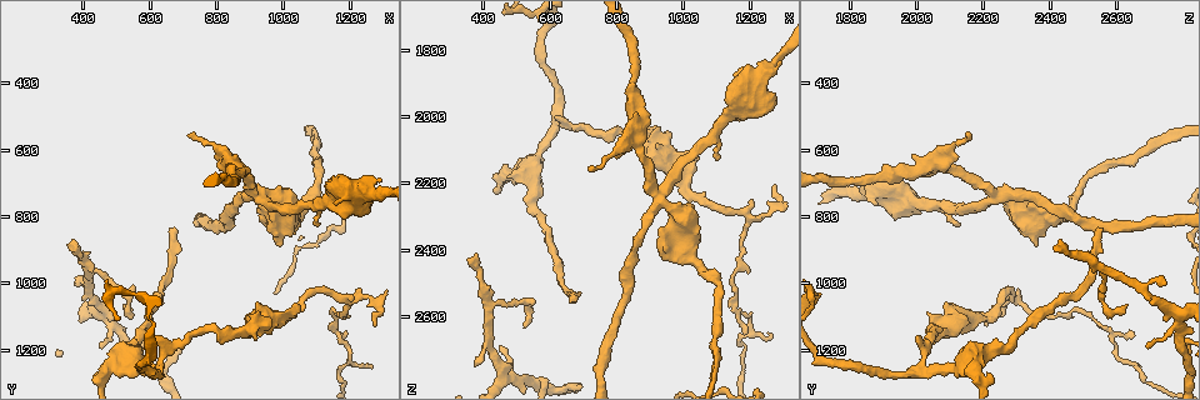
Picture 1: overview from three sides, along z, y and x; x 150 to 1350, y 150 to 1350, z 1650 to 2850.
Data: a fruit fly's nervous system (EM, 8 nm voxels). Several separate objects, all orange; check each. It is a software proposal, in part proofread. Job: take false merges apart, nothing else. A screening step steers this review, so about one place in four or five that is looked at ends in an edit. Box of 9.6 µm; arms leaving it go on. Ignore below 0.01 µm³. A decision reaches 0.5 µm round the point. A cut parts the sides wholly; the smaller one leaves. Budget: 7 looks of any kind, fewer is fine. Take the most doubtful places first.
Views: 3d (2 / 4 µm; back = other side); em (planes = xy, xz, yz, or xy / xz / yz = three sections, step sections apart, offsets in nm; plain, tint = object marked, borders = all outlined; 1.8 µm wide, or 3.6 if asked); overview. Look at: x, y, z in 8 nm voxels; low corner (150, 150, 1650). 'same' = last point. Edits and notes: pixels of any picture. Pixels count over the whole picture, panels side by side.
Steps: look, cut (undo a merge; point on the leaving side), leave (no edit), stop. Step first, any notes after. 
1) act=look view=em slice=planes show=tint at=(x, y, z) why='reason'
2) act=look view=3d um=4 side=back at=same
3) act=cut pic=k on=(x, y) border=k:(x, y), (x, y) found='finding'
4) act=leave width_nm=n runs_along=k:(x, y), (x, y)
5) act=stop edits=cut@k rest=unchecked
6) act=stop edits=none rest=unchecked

act=look view=em slice=xy step=4 show=tint at=(940, 750, 2220) why='thick turns thin'

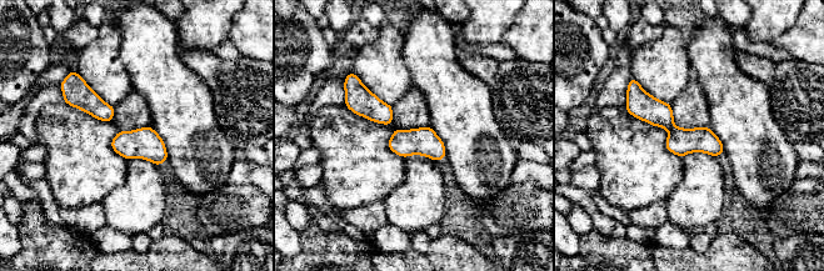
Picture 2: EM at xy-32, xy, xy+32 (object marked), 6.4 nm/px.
act=cut pic=2 on=(642, 105) border=2:(673, 125), (668, 129) found='a second neuron is stuck on'

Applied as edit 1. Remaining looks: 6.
act=look view=overview why='see it whole again'

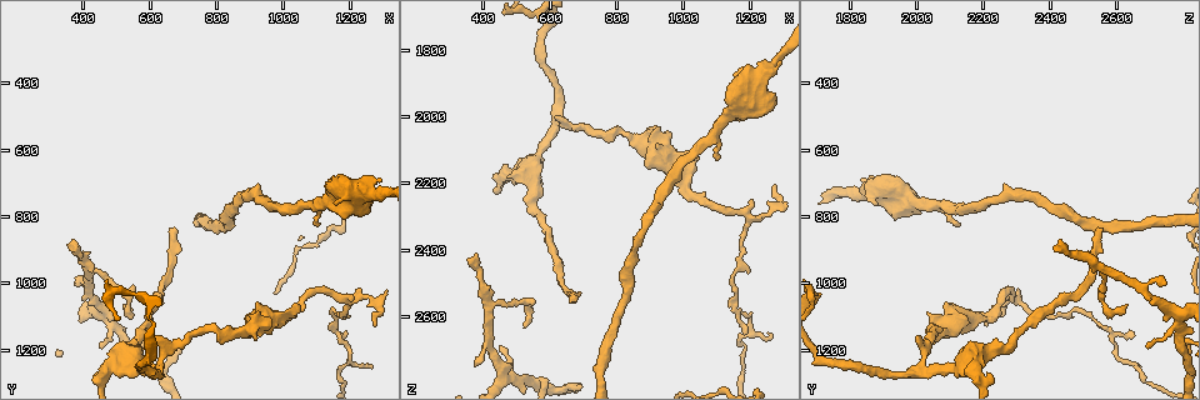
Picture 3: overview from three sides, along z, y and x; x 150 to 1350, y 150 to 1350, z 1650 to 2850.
act=look view=em slice=planes show=plain at=(900, 1150, 2080) why='branch point'

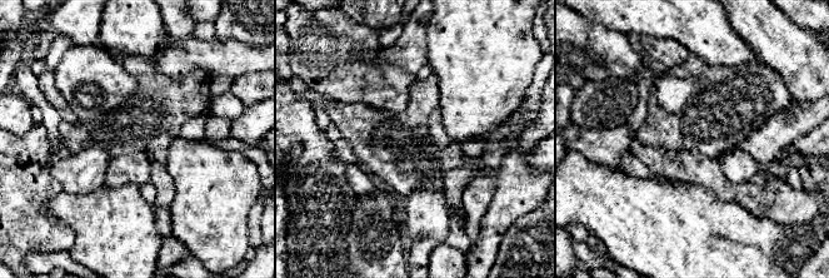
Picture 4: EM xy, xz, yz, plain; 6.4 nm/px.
act=look view=em slice=planes show=tint at=same

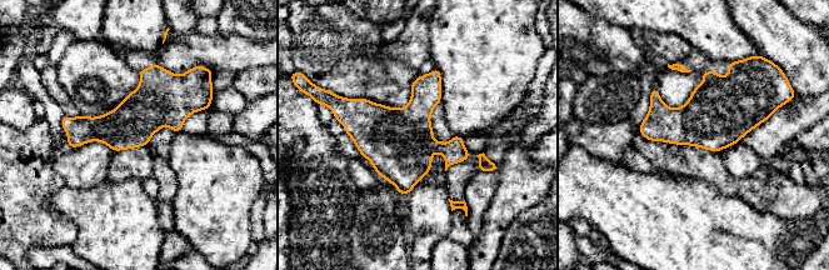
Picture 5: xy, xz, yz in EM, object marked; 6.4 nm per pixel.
act=leave runs_along=5:(201, 95), (70, 144) found='one neuron here'

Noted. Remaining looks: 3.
act=look view=em slice=yz step=4 show=tint at=(540, 1050, 2550) why='abrupt turn'

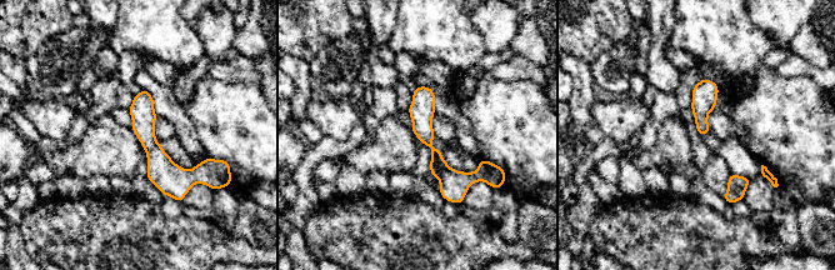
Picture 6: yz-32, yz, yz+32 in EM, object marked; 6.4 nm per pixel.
act=look view=em slice=xz step=8 show=tint at=same why='another direction'

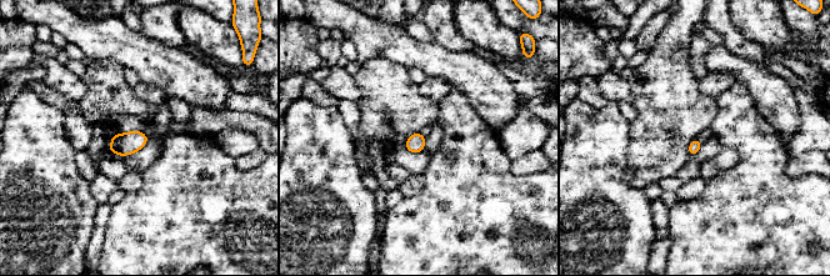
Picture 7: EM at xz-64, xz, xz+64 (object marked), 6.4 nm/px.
act=leave width_nm=80 found='continuous, no second neuron'

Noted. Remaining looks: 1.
act=stop edits=cut@2 rest=unchecked

